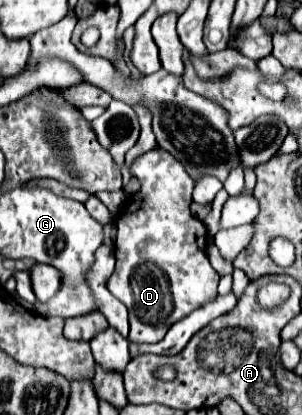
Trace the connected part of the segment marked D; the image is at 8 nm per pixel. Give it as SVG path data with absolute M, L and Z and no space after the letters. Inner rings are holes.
M151 149L133 161L131 173L139 179L141 189L131 195L125 207L113 217L113 223L117 227L117 267L109 279L109 291L129 309L129 341L157 343L165 337L173 323L187 317L191 311L209 303L217 295L217 285L221 277L211 267L205 253L209 237L207 227L203 225L203 221L193 217L189 209L195 183L185 173L185 167L181 167L181 163L177 163L177 159L173 159L173 155L169 155L165 149Z

